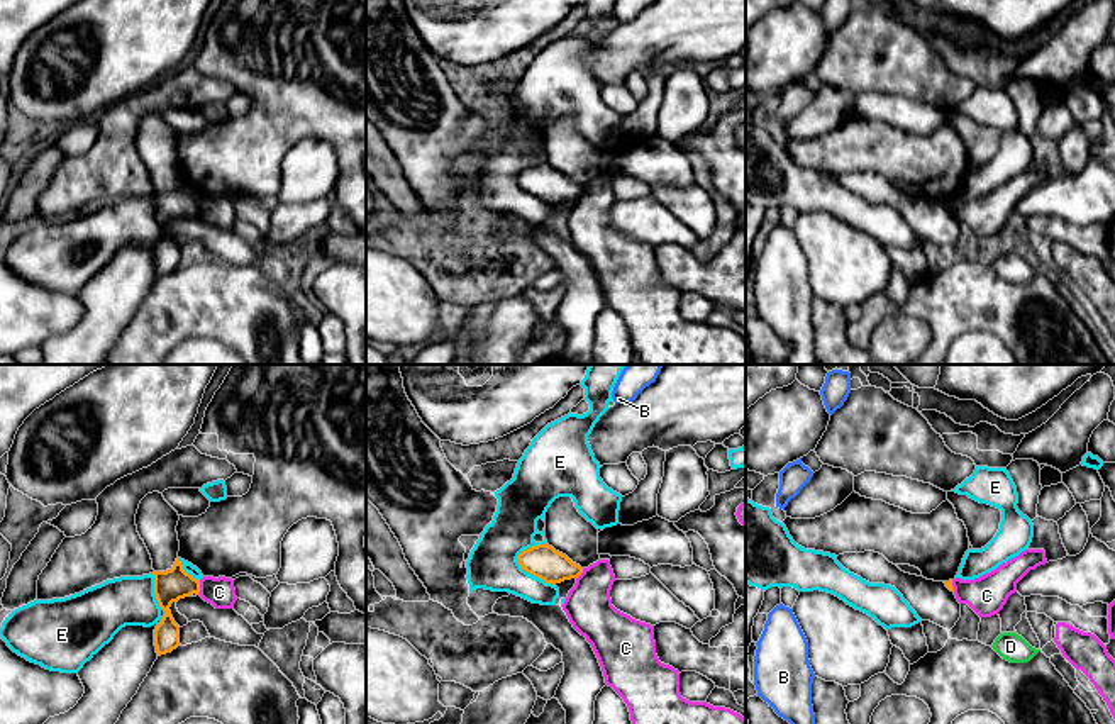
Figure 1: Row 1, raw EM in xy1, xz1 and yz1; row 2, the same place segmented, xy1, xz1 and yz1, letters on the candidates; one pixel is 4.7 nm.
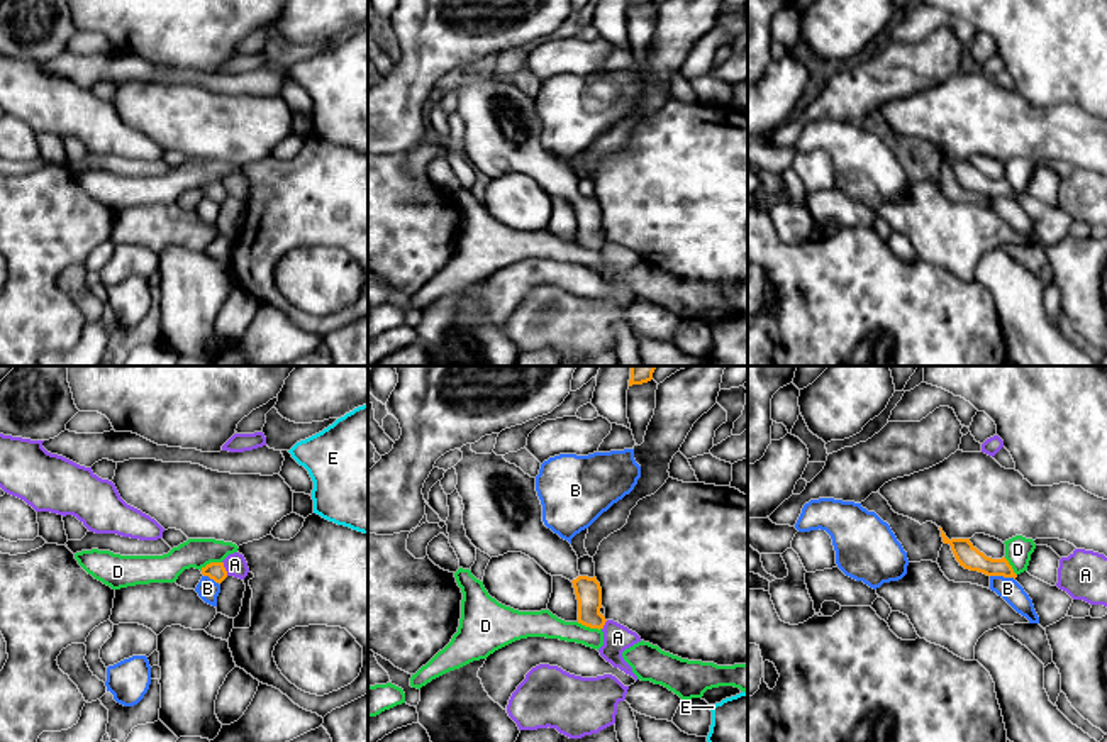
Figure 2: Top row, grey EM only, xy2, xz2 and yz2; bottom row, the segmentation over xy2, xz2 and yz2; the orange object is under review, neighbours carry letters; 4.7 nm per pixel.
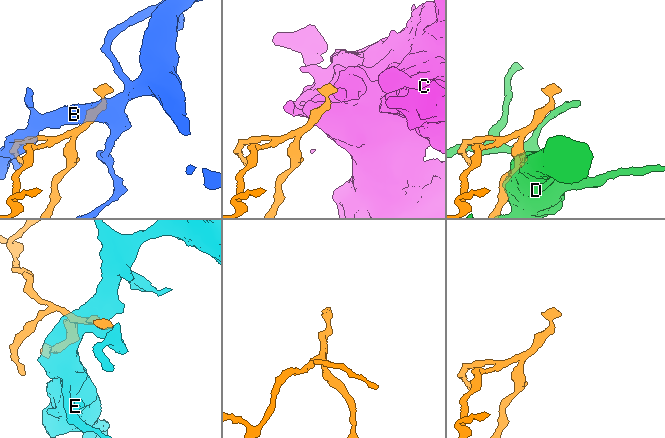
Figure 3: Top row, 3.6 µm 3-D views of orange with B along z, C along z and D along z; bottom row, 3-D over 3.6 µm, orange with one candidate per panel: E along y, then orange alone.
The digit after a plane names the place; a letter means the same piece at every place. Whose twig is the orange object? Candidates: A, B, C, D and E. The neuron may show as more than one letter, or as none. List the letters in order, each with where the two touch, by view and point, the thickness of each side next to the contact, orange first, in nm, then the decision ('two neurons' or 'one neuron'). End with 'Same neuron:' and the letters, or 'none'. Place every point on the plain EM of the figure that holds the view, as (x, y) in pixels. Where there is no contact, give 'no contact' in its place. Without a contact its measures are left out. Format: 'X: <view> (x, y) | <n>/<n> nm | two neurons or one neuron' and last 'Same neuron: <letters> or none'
A: xy2 (224, 188) | 90/100 nm | two neurons
B: yz2 (1002, 195) | 110/100 nm | two neurons
C: xy1 (199, 207) | 150/140 nm | two neurons
D: xz2 (589, 246) | 130/130 nm | two neurons
E: xz1 (529, 192) | 160/240 nm | two neurons
Same neuron: none

